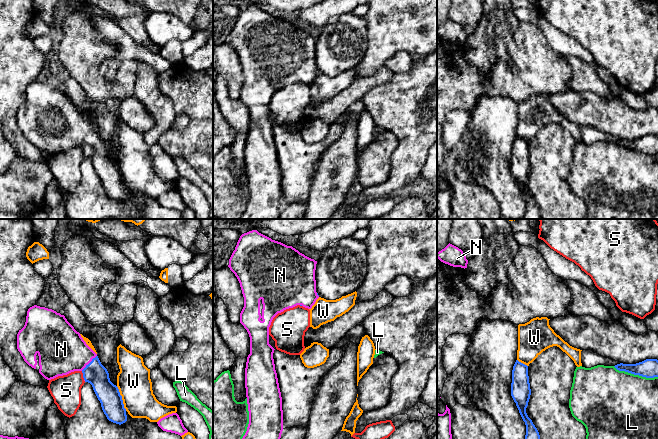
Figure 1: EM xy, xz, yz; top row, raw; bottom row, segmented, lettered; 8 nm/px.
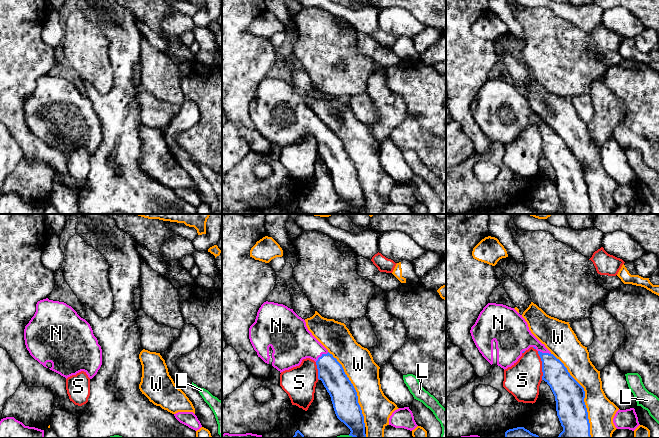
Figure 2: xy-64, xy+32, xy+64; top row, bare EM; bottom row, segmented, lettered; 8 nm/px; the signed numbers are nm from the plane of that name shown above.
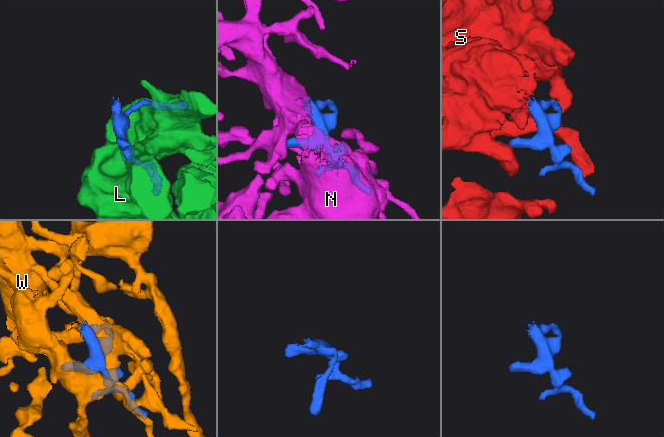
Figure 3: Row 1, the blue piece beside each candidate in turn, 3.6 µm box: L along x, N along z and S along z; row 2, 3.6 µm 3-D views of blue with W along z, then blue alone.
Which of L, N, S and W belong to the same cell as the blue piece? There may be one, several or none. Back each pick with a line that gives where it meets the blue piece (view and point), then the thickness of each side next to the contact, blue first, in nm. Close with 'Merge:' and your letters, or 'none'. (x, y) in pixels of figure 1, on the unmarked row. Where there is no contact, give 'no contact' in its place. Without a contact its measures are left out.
N: xy (89, 139) | 180/380 nm
Merge: N

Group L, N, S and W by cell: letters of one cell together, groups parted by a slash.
L / N / S / W

